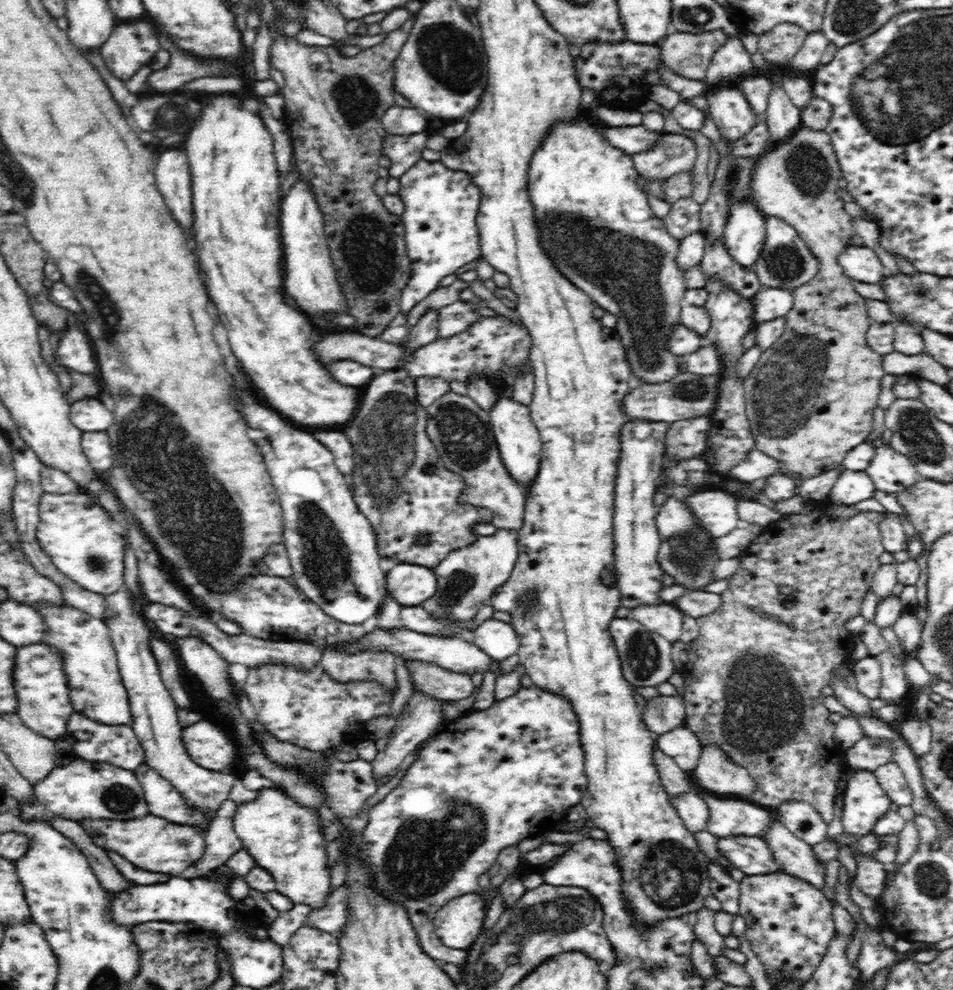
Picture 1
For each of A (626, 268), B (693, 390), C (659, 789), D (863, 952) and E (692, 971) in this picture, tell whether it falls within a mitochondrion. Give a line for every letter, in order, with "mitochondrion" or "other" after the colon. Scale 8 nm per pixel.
A: mitochondrion
B: mitochondrion
C: other
D: other
E: other

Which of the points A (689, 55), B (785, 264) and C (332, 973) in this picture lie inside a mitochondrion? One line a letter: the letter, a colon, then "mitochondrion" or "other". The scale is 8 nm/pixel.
A: mitochondrion
B: mitochondrion
C: other

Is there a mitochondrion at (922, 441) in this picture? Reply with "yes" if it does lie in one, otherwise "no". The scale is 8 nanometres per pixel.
yes

